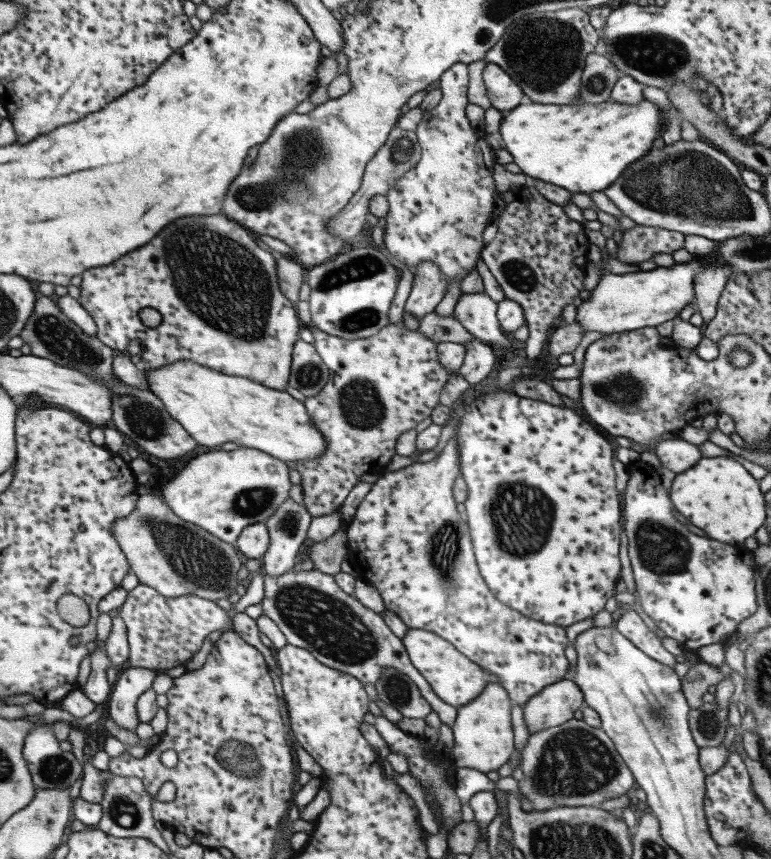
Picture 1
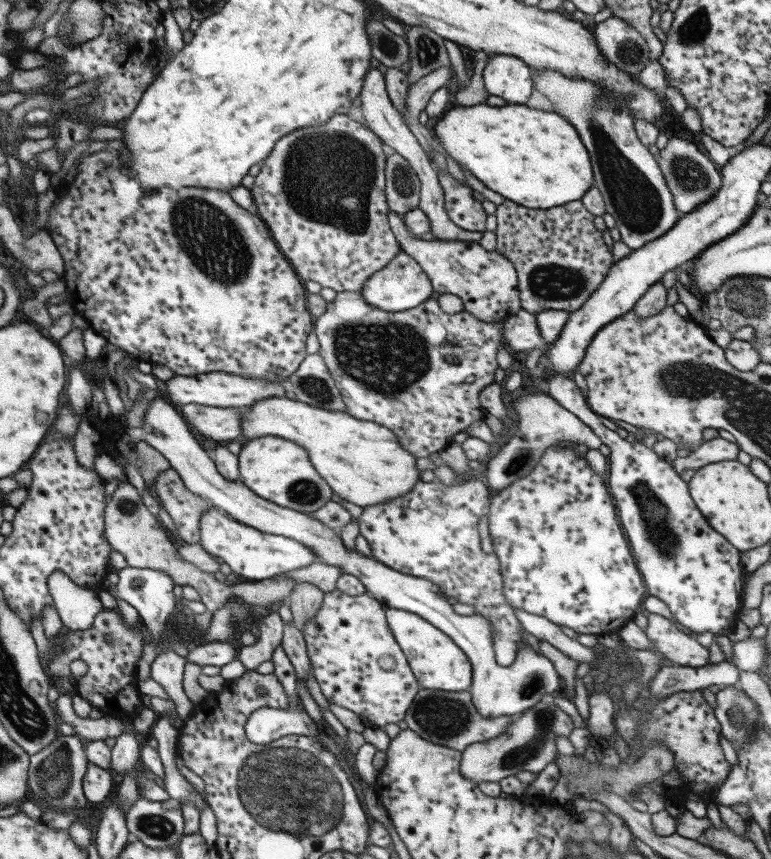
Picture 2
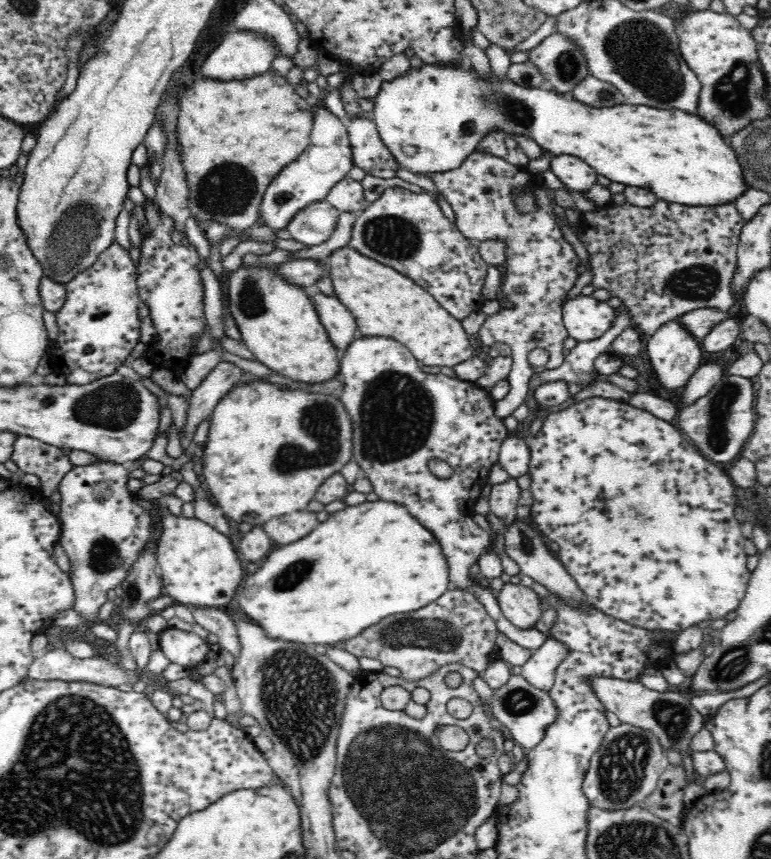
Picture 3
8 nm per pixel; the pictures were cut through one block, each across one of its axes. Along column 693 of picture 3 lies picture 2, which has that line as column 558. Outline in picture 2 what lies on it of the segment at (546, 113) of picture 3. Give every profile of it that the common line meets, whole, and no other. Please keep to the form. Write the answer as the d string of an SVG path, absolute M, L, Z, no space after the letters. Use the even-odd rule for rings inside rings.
M507 103L507 106L477 104L469 107L454 107L436 120L433 126L439 144L453 160L467 169L489 190L497 192L504 199L527 208L546 209L573 200L580 200L584 192L593 185L592 169L585 146L577 132L561 116L527 108L521 104Z

